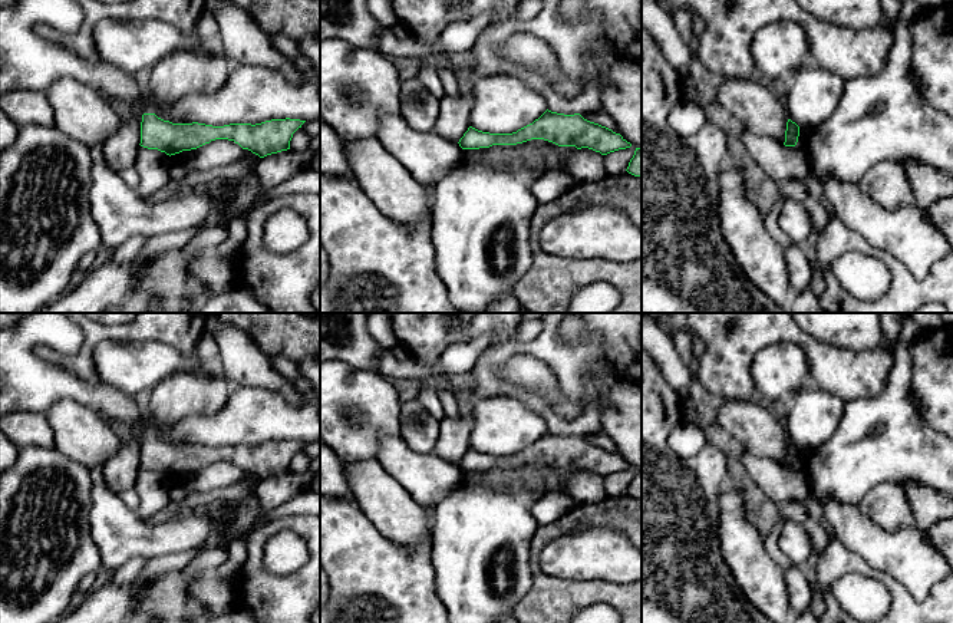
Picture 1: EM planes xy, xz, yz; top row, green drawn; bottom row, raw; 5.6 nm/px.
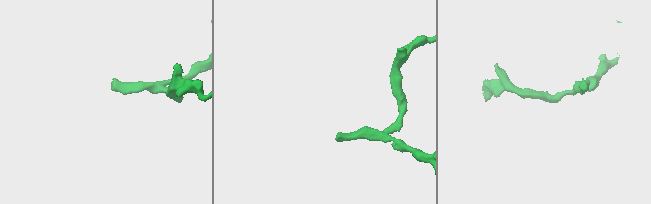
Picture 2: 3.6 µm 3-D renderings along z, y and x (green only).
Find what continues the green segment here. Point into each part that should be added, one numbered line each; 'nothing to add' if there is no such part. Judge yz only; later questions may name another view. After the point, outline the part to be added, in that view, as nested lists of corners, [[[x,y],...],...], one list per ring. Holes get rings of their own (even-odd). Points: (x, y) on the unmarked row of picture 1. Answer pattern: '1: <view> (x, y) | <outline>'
nothing to add

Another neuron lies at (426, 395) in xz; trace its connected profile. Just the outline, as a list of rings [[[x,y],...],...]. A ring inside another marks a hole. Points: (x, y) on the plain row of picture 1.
[[[426,382],[418,383],[416,399],[439,421],[446,415],[439,402],[438,392],[433,386],[429,386]]]

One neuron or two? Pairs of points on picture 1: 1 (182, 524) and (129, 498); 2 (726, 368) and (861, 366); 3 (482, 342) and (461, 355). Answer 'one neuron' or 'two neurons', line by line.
1: two neurons
2: one neuron
3: one neuron

